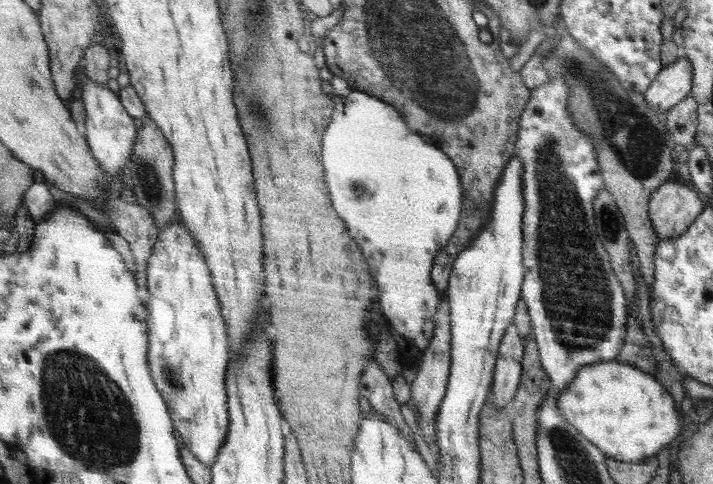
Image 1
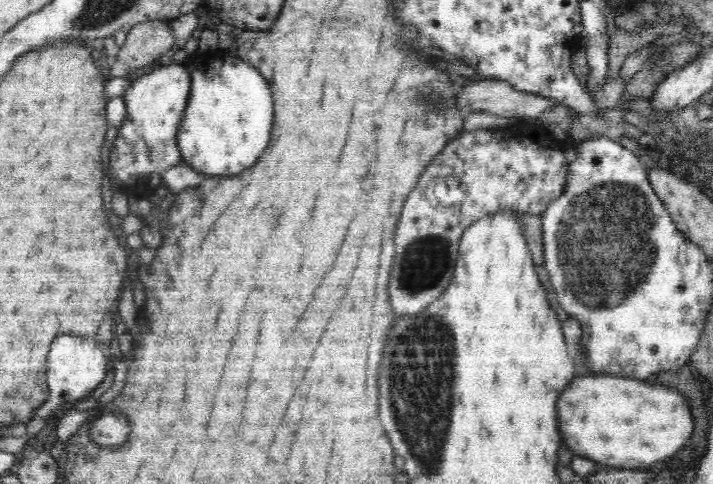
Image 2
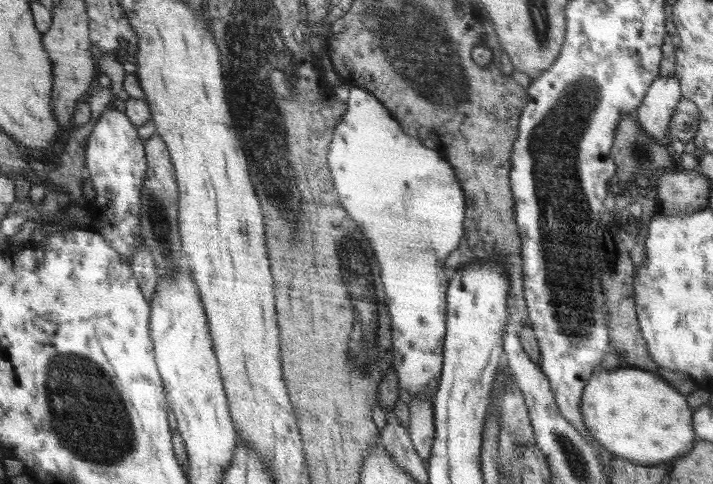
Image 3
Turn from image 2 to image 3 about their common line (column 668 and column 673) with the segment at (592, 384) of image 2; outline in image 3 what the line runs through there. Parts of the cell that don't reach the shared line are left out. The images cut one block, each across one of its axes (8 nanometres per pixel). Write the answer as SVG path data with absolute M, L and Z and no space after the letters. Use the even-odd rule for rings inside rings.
M620 366L593 373L585 386L580 409L589 433L614 456L638 465L657 465L692 452L694 432L688 406L687 398L652 370Z

